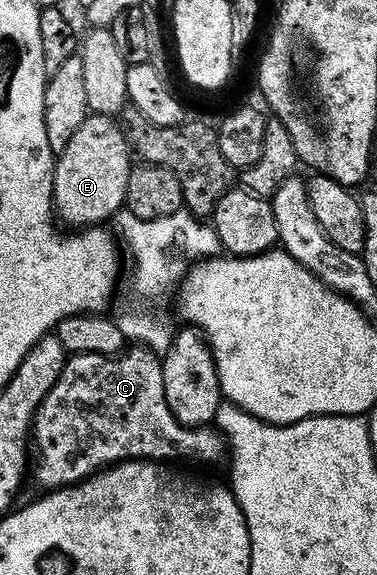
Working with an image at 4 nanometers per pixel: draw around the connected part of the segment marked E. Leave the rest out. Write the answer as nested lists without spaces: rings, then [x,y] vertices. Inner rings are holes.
[[[91,113],[55,158],[51,203],[56,218],[67,227],[99,227],[107,223],[118,209],[124,208],[132,168],[133,154],[122,124],[104,113]]]

